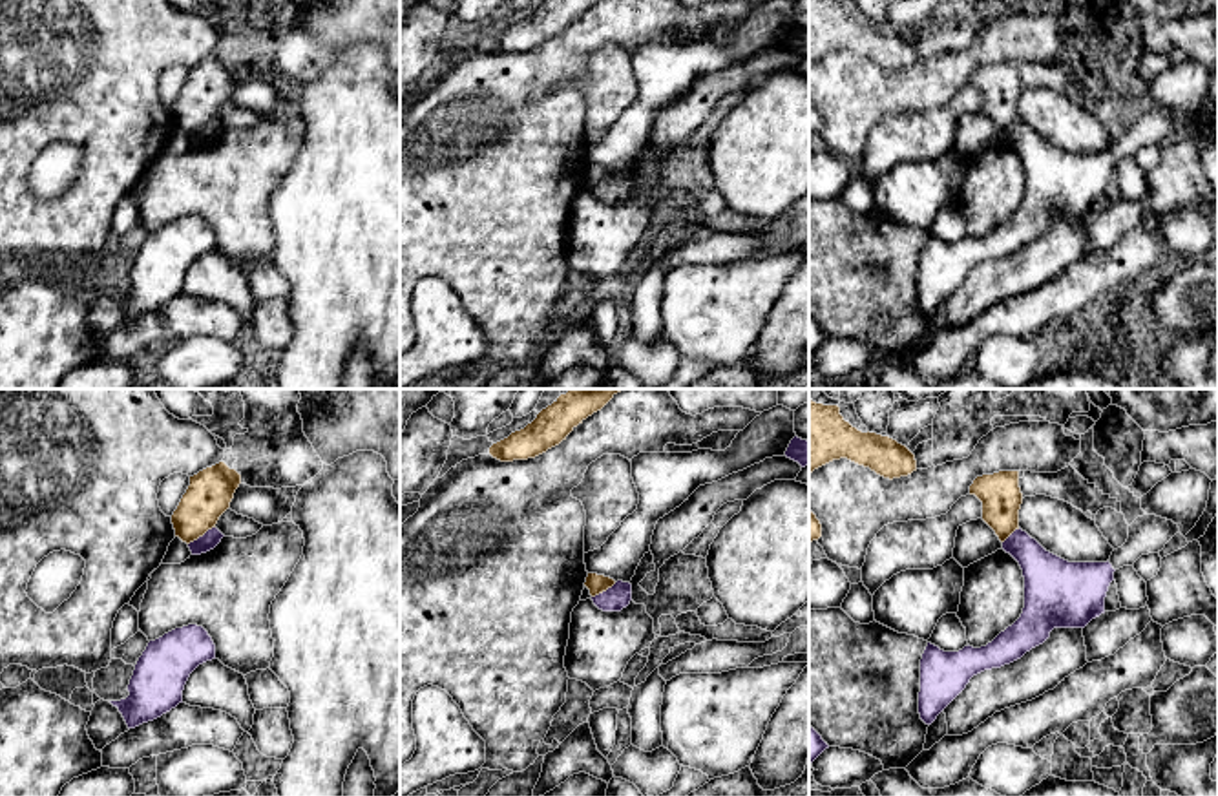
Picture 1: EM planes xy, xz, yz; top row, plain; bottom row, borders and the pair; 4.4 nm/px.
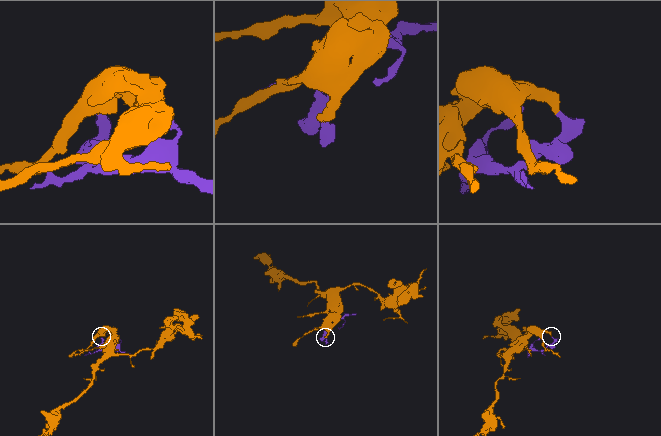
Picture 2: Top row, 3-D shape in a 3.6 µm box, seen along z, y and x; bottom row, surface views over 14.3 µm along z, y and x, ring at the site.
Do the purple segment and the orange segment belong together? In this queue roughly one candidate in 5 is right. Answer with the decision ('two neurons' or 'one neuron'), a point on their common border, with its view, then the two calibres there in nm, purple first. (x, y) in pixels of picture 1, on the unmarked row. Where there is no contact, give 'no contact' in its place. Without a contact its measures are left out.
two neurons; contact xy (203, 126); calibres 80 and 200 nm

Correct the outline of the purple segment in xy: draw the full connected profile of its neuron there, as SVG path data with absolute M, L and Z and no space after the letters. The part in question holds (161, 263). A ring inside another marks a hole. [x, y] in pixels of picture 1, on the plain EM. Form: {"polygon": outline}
{"polygon": "M188 215L150 232L128 276L130 287L110 292L128 319L153 312L183 294L190 265L215 250L215 236L203 217Z"}

